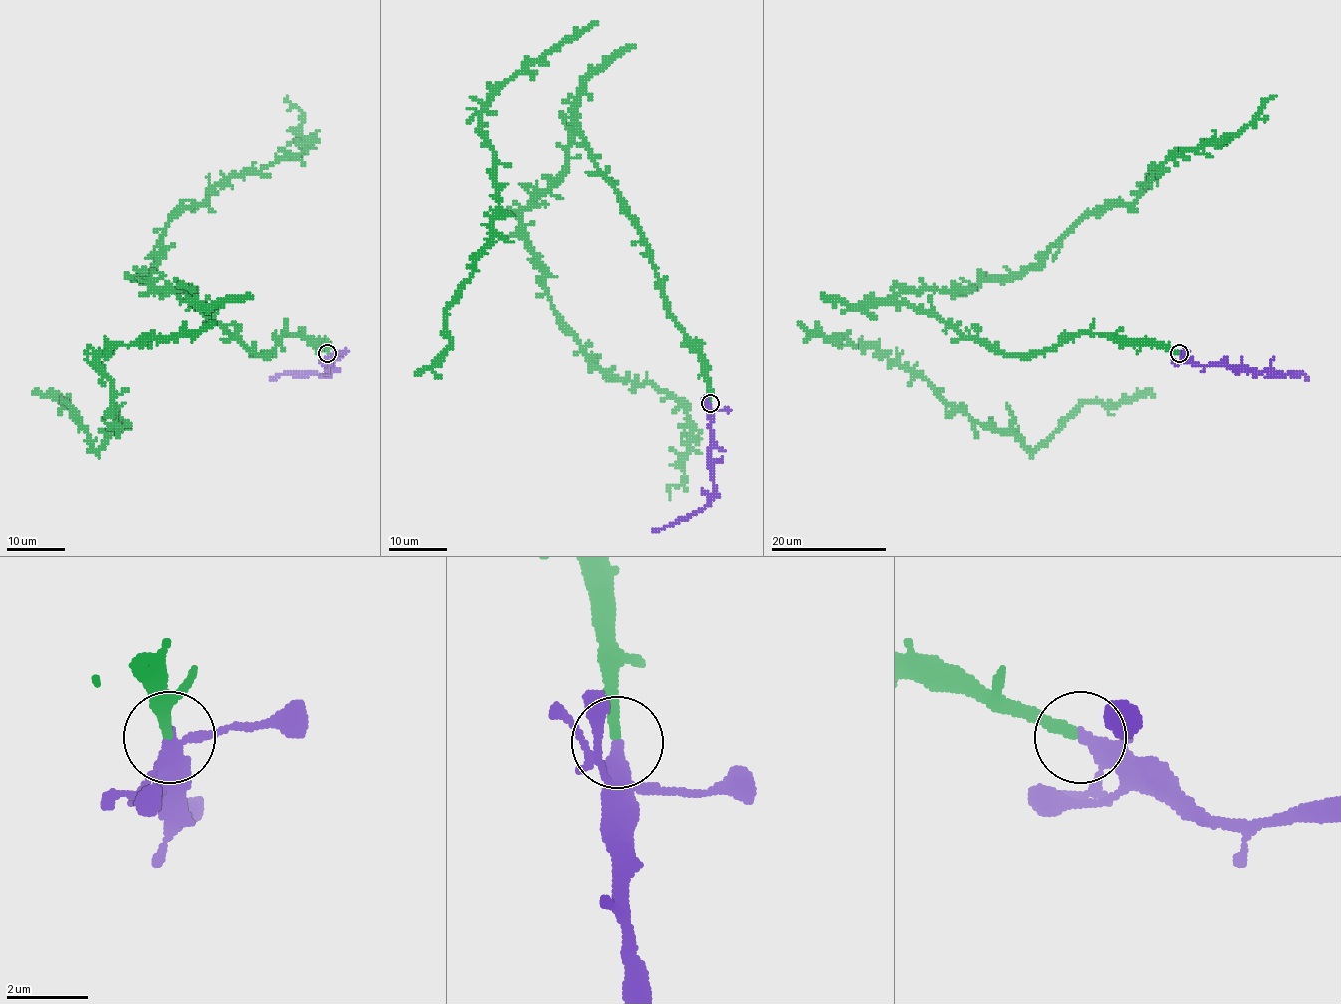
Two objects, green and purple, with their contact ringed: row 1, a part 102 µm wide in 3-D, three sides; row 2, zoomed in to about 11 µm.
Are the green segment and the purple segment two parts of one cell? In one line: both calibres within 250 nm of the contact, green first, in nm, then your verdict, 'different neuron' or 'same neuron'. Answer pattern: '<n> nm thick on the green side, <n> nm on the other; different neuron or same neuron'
280 nm thick on the green side, 240 nm on the other; same neuron

